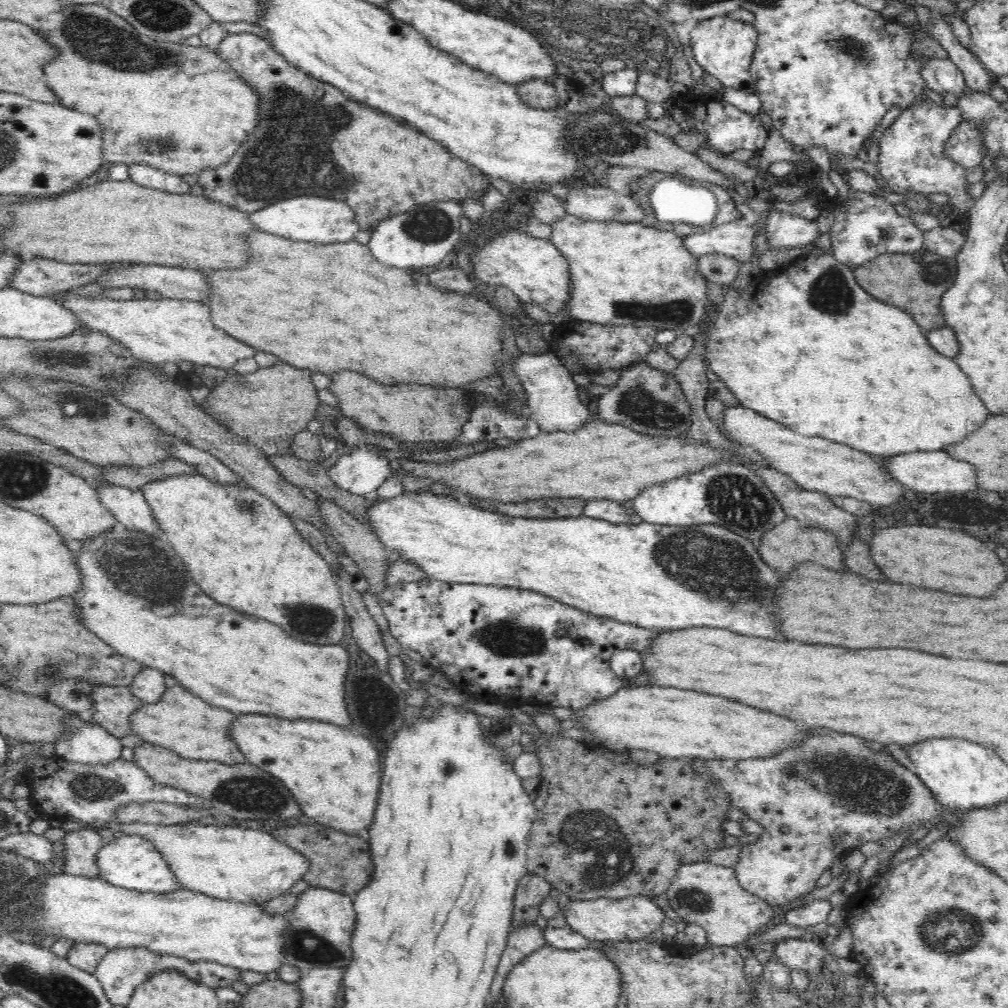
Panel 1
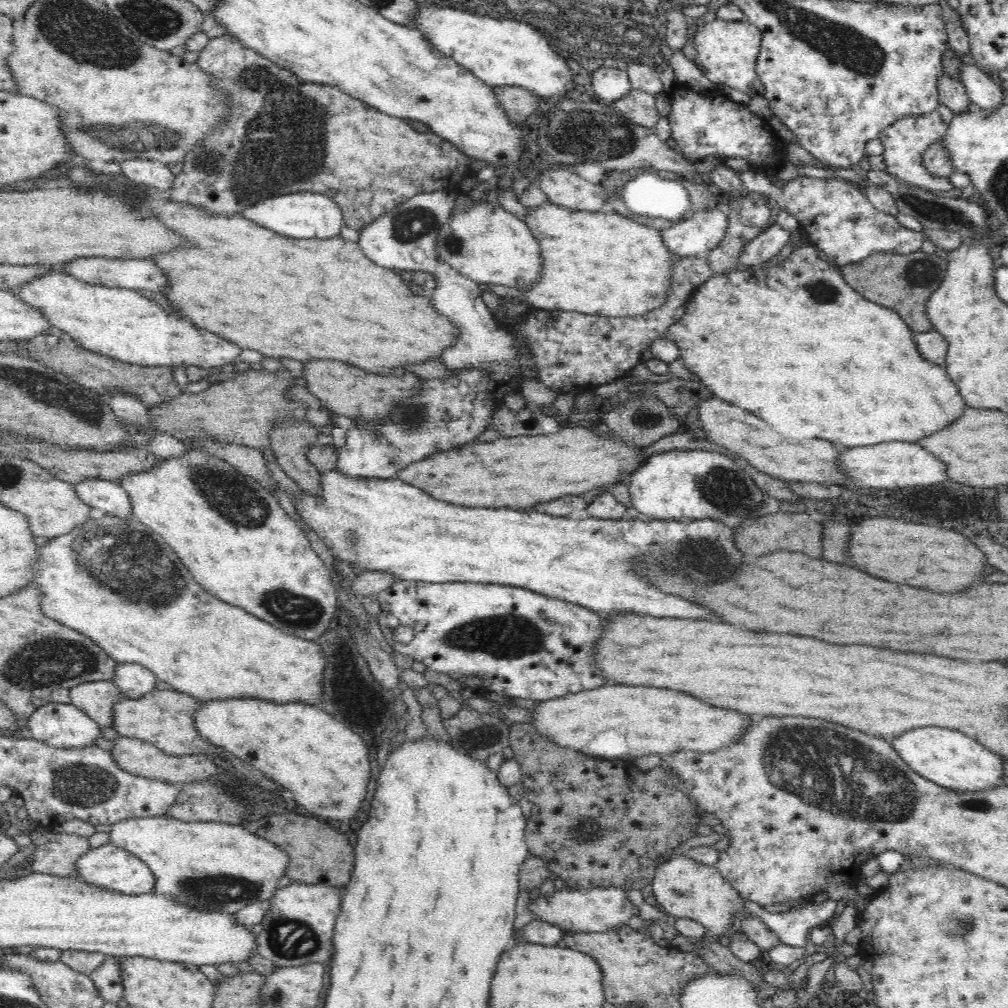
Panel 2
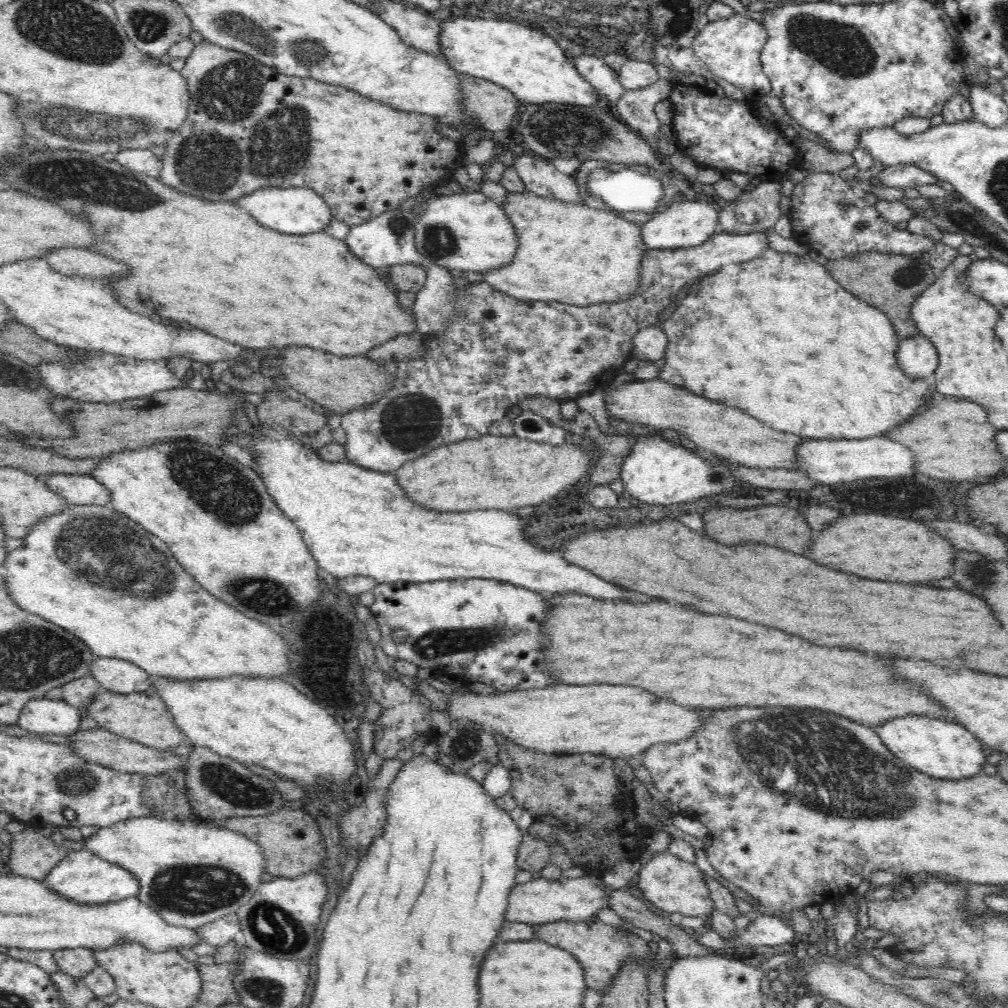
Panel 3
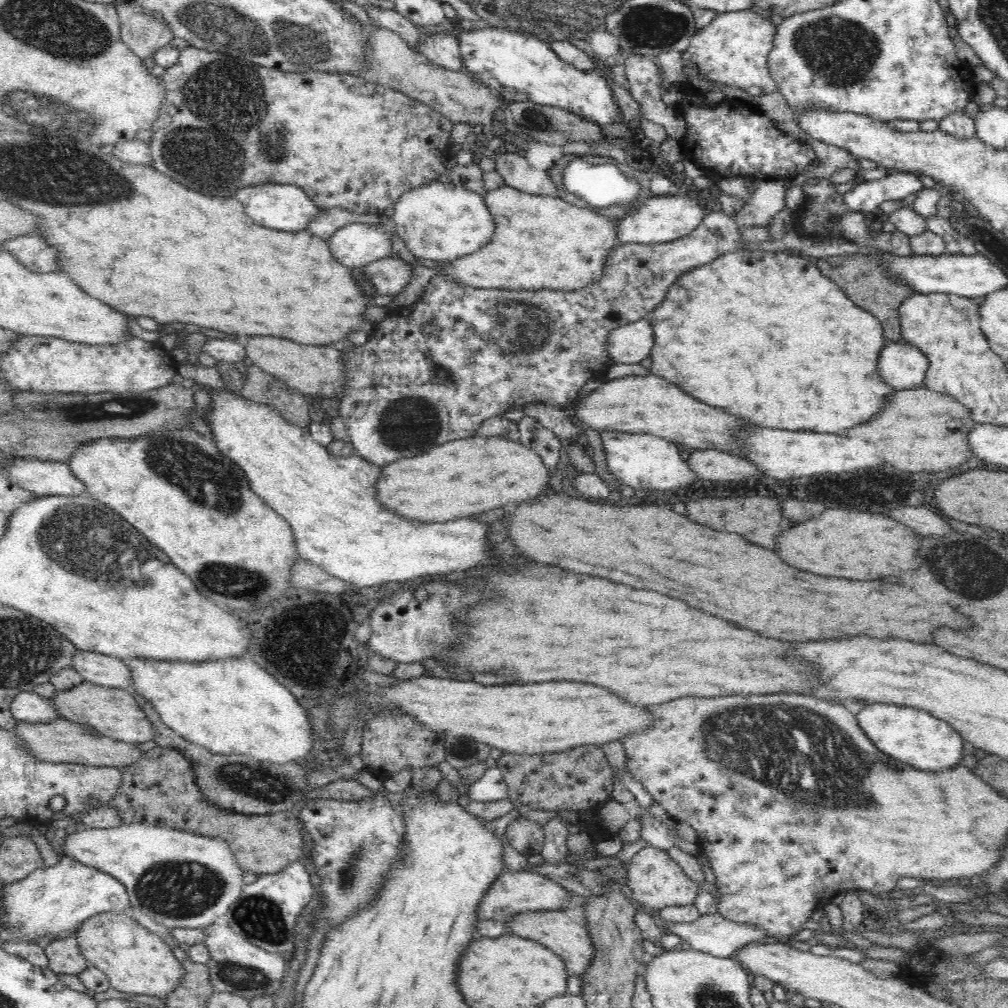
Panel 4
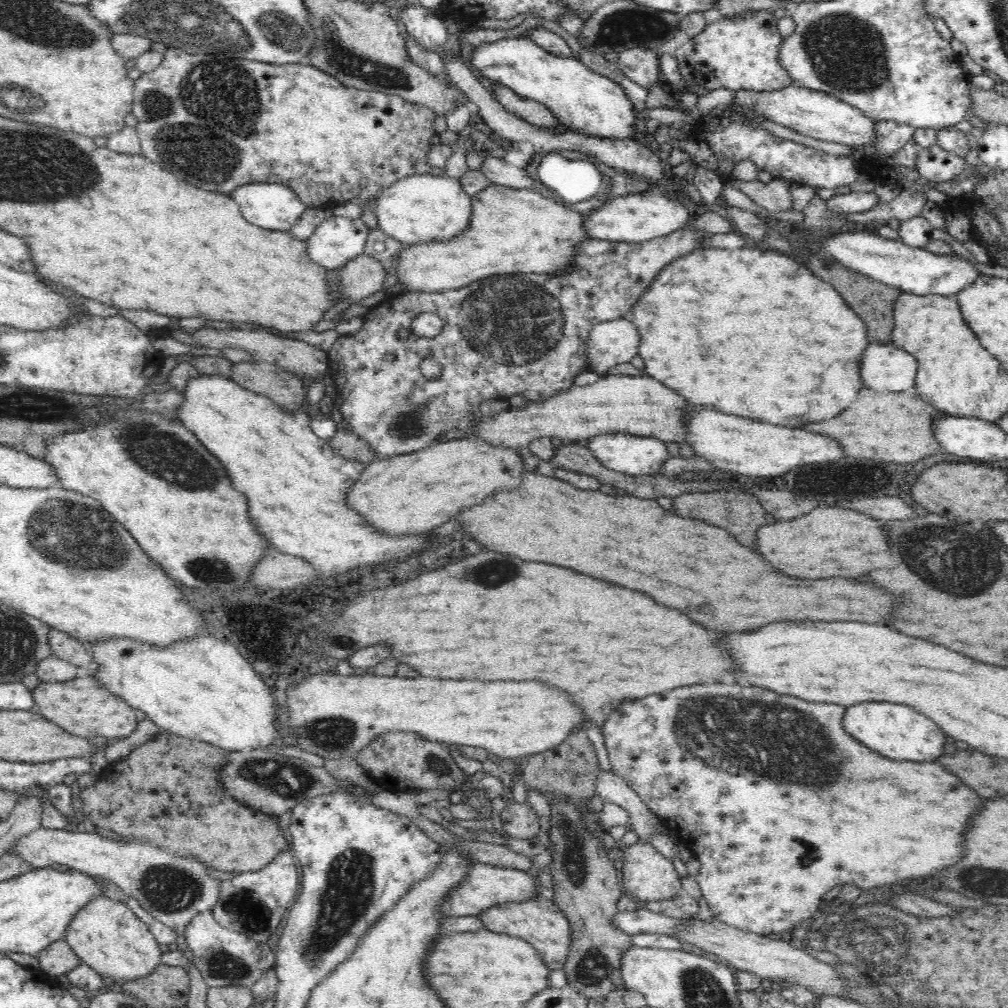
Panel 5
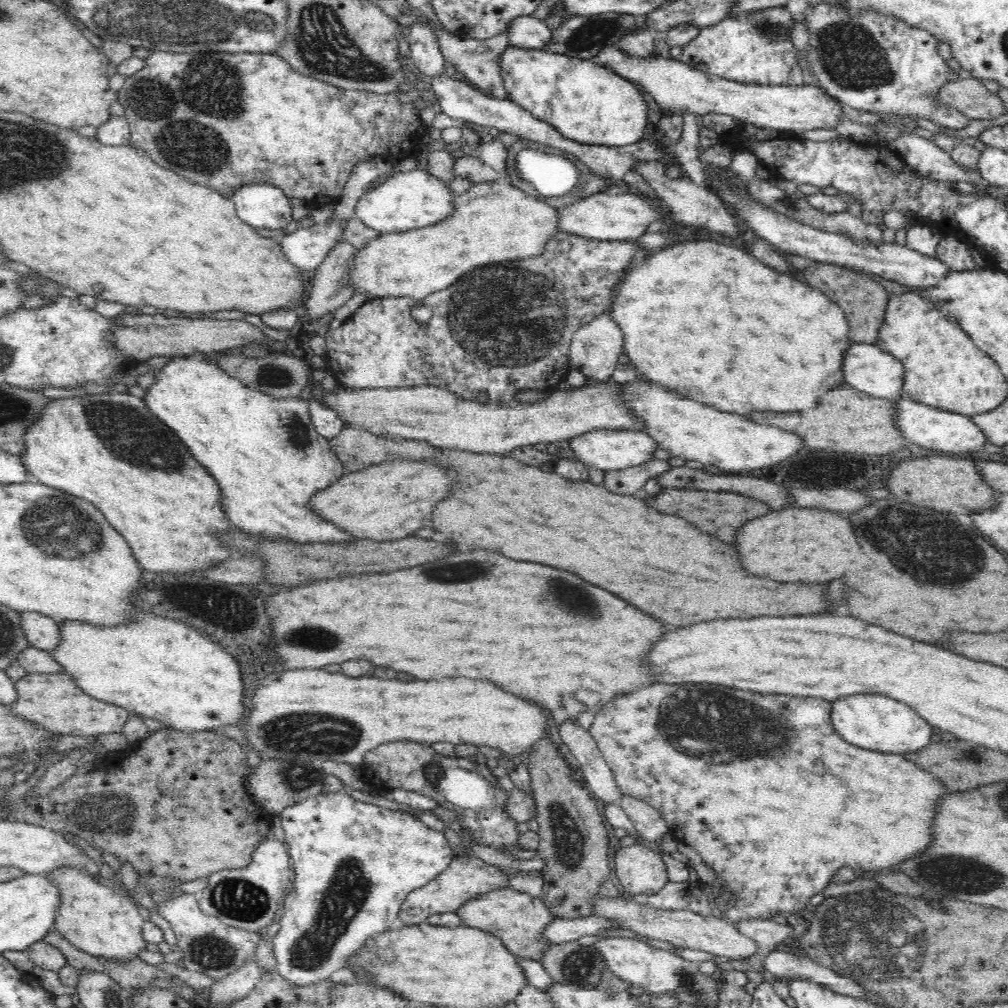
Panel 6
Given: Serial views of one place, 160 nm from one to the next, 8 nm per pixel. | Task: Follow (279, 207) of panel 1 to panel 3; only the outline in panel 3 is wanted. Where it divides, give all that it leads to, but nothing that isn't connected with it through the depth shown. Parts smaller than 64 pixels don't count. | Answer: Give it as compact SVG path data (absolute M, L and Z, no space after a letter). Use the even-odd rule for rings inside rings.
M298 187L295 189L266 188L242 196L237 202L246 212L250 213L258 223L268 229L286 234L310 234L324 230L334 218L330 207L321 195L311 189Z

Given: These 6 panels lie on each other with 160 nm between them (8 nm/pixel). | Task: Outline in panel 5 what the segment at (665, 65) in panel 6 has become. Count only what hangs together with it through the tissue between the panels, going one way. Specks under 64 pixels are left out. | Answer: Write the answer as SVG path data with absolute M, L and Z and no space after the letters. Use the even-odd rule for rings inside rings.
M797 85L780 90L734 90L732 103L742 109L752 110L767 120L780 123L780 126L792 128L796 132L824 140L845 144L846 146L864 146L874 142L874 121L860 110L846 105L846 102L834 98L820 90L806 89Z

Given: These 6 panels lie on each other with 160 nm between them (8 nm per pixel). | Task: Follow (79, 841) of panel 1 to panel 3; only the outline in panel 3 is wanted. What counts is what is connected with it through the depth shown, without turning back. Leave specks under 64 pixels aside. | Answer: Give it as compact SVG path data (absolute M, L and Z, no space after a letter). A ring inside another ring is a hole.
M32 828L11 834L6 868L14 875L41 880L67 852L55 846L50 837L42 836Z

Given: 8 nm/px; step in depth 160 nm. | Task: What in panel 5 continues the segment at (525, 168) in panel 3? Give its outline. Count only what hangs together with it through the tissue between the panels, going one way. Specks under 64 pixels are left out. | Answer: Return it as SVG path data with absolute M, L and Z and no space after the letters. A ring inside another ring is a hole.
M492 156L484 157L478 171L494 185L508 186L516 189L533 189L532 180L526 170L506 163L504 159Z

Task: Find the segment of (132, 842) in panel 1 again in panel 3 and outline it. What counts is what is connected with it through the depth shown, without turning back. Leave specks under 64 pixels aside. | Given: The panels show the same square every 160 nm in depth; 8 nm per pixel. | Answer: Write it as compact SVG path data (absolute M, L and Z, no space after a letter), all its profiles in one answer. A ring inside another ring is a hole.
M68 851L66 856L50 868L50 872L41 879L42 882L58 893L60 897L70 898L70 901L82 902L82 905L103 905L118 902L120 899L136 897L140 892L140 883L130 870L120 865L114 865L92 851Z

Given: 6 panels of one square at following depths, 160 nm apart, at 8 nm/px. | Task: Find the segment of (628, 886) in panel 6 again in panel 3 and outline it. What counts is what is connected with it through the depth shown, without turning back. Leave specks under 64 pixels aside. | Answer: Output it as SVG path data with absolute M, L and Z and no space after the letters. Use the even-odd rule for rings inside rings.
M670 851L656 852L649 861L642 864L638 872L637 886L650 904L668 913L679 912L684 916L706 916L714 910L714 901L708 898L702 872L691 862L686 862Z

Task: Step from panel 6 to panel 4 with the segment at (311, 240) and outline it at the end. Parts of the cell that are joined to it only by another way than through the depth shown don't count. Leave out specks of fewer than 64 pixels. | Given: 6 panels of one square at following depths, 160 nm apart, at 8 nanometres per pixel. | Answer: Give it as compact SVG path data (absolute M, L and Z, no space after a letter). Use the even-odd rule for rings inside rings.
M392 219L378 225L354 222L335 230L326 243L336 261L358 269L388 257L392 250L390 234L394 233Z

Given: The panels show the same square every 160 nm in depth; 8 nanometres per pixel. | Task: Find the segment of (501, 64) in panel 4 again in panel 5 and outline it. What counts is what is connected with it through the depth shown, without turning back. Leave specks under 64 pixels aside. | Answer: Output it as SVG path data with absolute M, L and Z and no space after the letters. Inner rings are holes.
M524 36L498 40L492 44L482 44L472 56L472 62L482 74L500 85L512 89L518 97L539 102L548 108L551 114L559 121L558 124L568 127L568 131L582 133L583 135L596 136L603 139L634 139L638 132L634 124L638 118L634 104L620 84L606 76L602 76L586 67L581 61L569 57L558 57L544 48L537 46L532 39L524 40Z

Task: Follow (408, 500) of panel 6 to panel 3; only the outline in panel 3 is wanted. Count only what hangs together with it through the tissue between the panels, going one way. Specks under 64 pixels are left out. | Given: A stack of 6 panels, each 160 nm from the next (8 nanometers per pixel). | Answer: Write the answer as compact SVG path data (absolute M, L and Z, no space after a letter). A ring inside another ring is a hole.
M486 434L477 439L456 441L454 444L442 445L414 460L406 461L398 470L393 471L398 485L410 501L416 505L432 509L434 511L448 510L512 510L522 506L536 506L540 502L550 500L560 490L576 484L586 476L586 472L592 468L592 456L590 452L584 452L578 446L554 447L550 444L536 444L530 440L514 436L494 436Z

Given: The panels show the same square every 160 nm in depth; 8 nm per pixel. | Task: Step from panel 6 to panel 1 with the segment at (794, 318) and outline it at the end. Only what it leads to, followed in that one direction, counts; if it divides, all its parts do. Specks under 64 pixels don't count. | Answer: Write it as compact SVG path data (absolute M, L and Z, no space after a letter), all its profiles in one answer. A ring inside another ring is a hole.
M829 249L826 252L820 250L810 252L808 255L800 255L795 263L782 269L777 275L768 277L766 273L756 275L745 288L736 291L733 285L722 285L708 281L708 297L710 302L706 311L713 307L714 303L721 303L724 299L724 306L720 306L722 316L716 318L714 332L706 332L710 336L710 342L706 344L708 349L708 361L710 370L720 374L720 380L724 380L730 390L740 398L742 406L756 410L760 414L766 414L766 418L782 422L786 428L794 430L802 436L820 436L826 440L834 440L840 444L848 444L856 450L871 454L875 457L892 458L898 454L910 452L936 452L946 450L958 442L962 442L970 432L978 432L986 420L990 418L988 406L982 402L982 398L976 394L970 376L962 372L962 368L956 364L952 357L942 355L928 341L926 332L916 323L916 319L906 311L880 302L874 295L868 294L862 288L856 278L854 269L842 264L834 258L834 252Z

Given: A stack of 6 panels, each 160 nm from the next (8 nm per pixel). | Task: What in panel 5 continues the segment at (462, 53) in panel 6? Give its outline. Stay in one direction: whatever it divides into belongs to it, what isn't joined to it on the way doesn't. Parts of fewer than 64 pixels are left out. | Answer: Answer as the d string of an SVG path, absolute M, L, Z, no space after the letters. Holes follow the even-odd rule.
M492 85L490 88L491 92L494 93L494 98L502 104L502 107L521 120L537 127L559 126L559 121L554 117L554 114L551 114L551 111L540 105L539 102L520 98L506 86Z

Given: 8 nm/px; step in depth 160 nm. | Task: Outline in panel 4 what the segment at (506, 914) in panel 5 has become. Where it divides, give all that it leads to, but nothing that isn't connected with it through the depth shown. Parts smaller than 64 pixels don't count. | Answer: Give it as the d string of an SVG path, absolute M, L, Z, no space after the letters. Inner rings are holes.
M582 907L564 908L560 910L532 910L526 913L510 914L503 919L504 925L512 935L542 943L564 961L568 974L583 974L594 957L594 946Z

